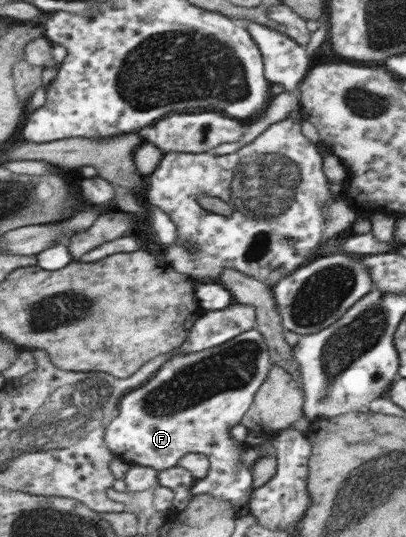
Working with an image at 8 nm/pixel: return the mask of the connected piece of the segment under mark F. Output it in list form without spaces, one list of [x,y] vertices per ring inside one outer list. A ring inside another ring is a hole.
[[[256,328],[240,333],[217,347],[187,355],[174,355],[142,386],[121,398],[117,416],[105,428],[105,445],[114,452],[114,456],[130,466],[147,466],[157,471],[173,467],[185,454],[203,454],[208,459],[209,467],[204,478],[193,482],[192,496],[213,495],[214,498],[228,501],[236,510],[236,518],[244,516],[248,513],[249,497],[254,489],[252,470],[242,461],[247,446],[234,444],[228,438],[228,428],[236,426],[244,412],[249,410],[248,406],[252,406],[252,396],[261,388],[272,366],[268,344]]]

